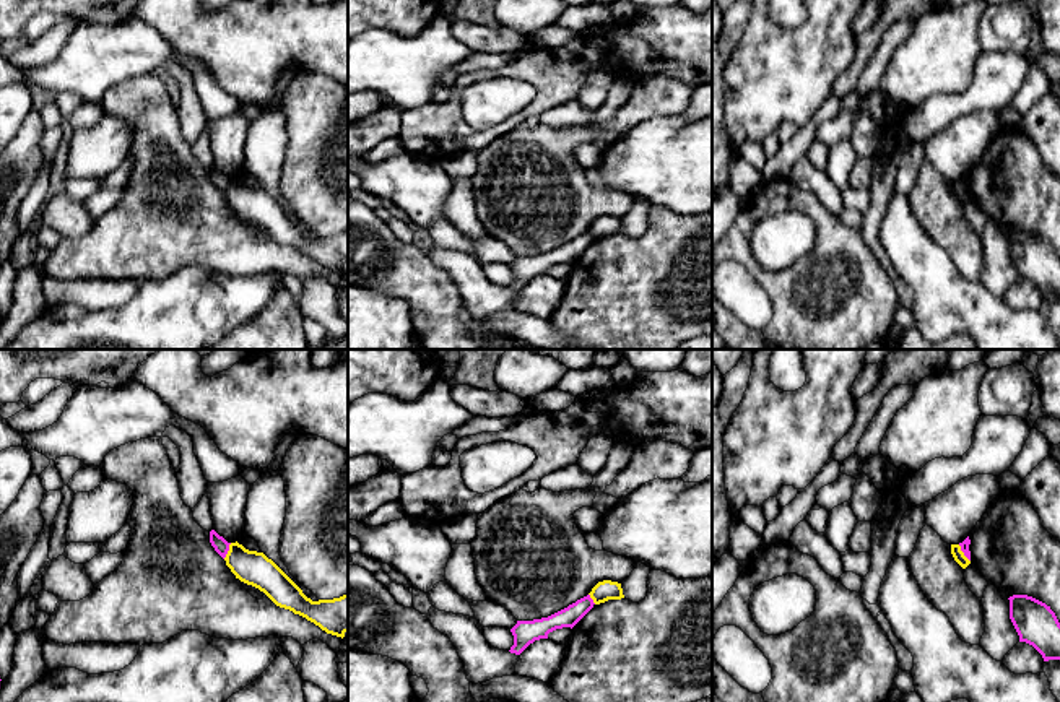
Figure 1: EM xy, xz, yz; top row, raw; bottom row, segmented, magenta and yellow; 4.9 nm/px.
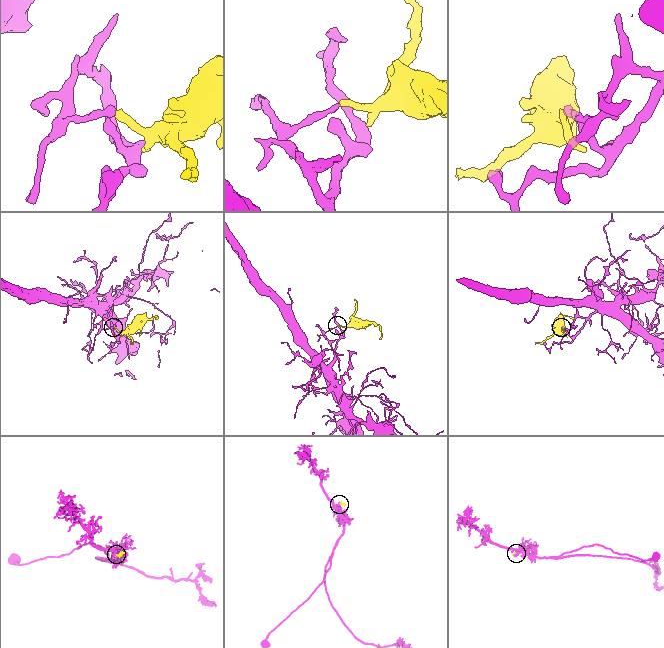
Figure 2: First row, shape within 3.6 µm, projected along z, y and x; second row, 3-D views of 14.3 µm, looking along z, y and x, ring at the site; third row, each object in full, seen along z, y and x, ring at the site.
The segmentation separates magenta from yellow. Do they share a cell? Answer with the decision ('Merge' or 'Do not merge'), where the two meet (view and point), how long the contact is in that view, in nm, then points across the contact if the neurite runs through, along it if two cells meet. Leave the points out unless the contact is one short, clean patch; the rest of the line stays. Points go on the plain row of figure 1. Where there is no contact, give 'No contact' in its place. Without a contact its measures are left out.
Do not merge. Touches magenta at xy (228, 186). Shared border 90 nm. Boundary: xy (231, 179), (223, 194)

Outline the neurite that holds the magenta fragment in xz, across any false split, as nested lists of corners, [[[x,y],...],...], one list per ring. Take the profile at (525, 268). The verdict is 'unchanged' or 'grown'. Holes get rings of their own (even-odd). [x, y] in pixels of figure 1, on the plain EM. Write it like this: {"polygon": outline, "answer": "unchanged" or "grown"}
{"polygon": [[[587,231],[548,254],[517,257],[517,260],[510,265],[514,281],[509,288],[520,291],[535,276],[548,275],[550,268],[563,263],[572,265],[593,244],[593,240],[593,236]]], "answer": "unchanged"}

